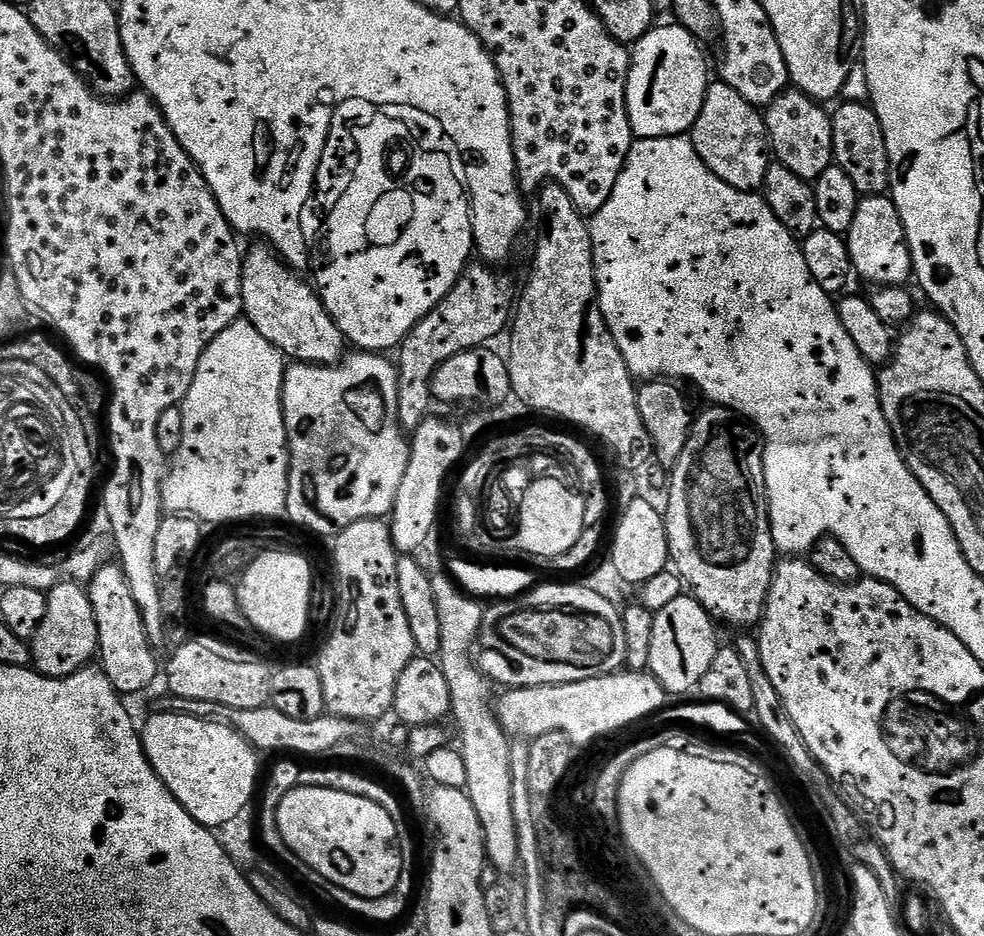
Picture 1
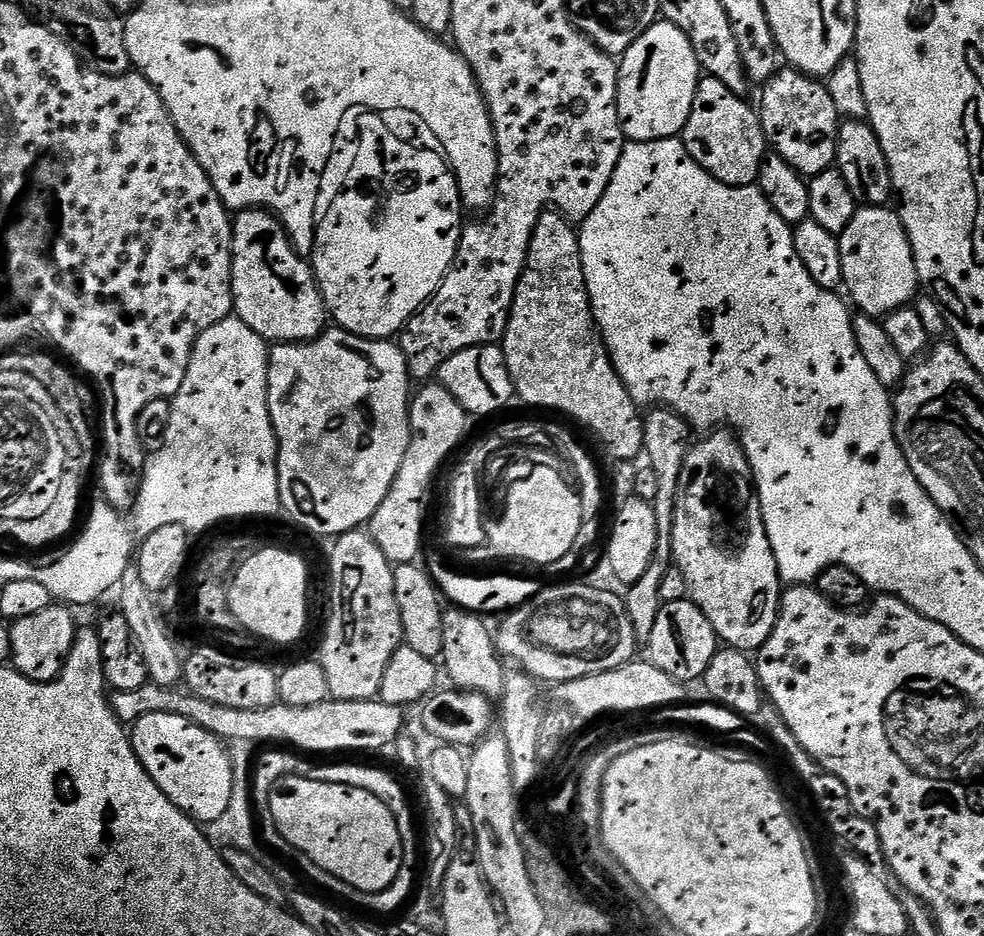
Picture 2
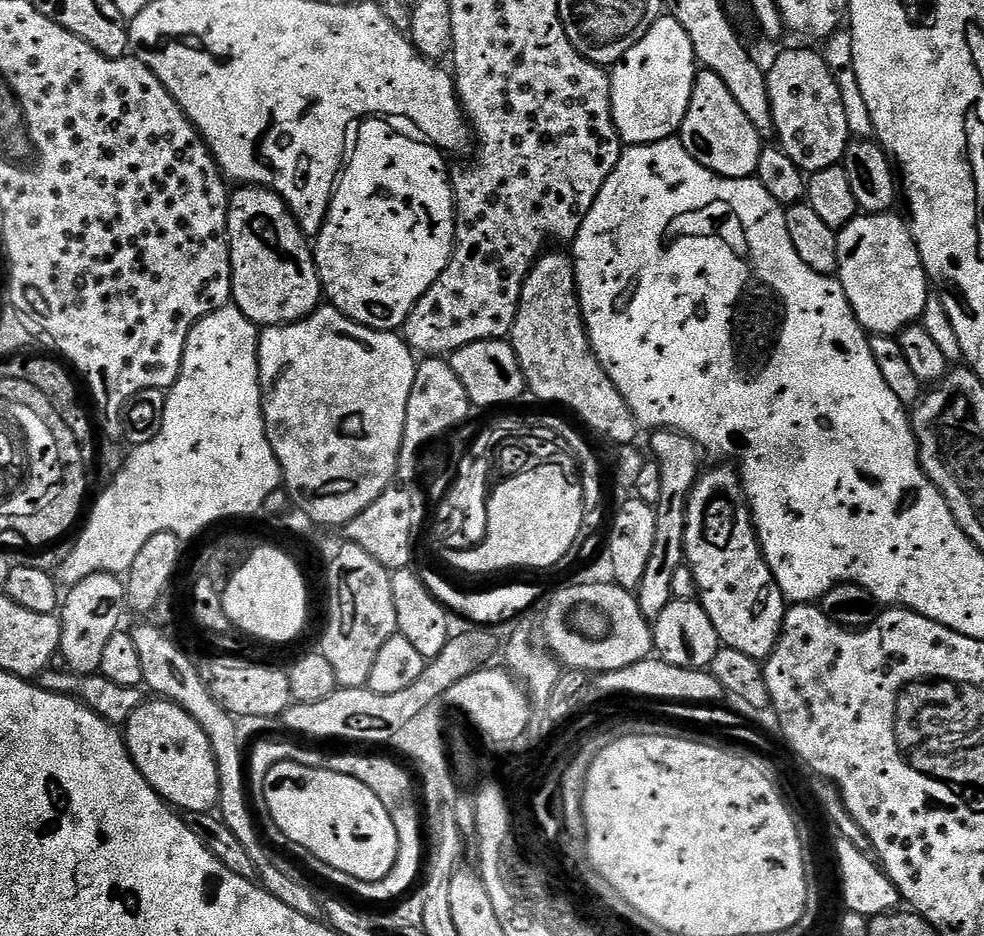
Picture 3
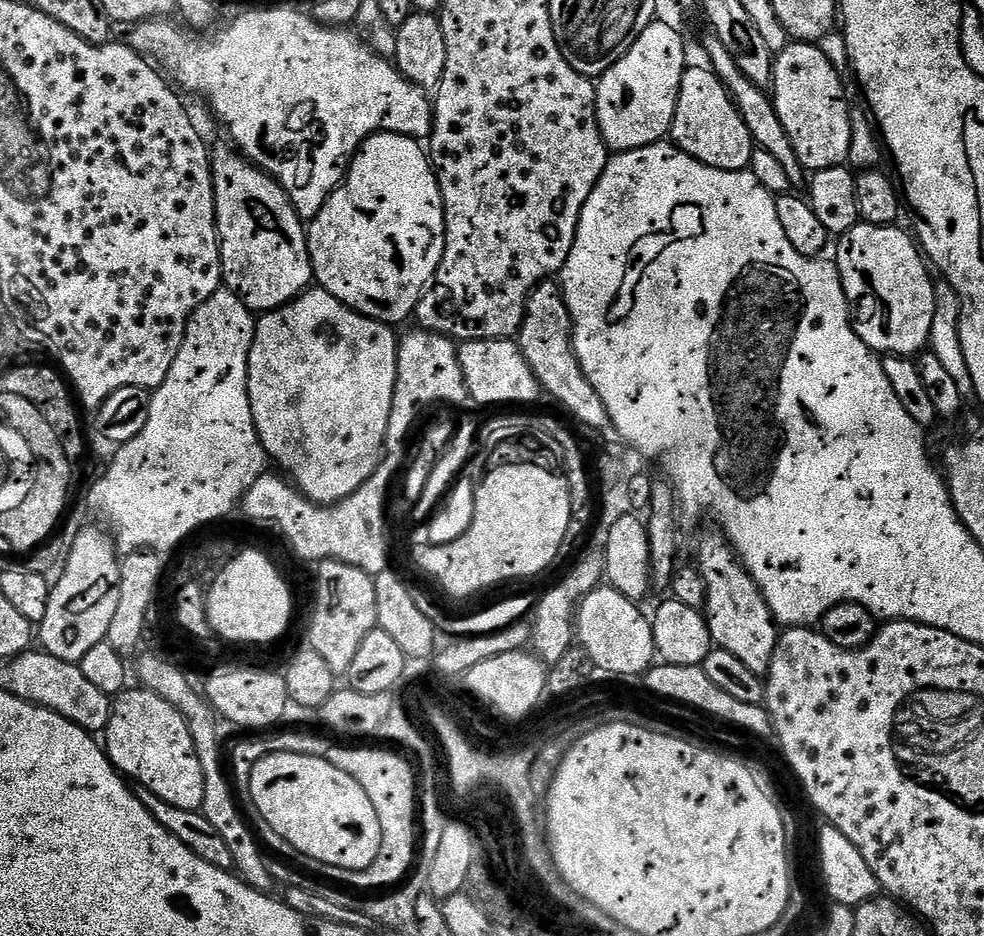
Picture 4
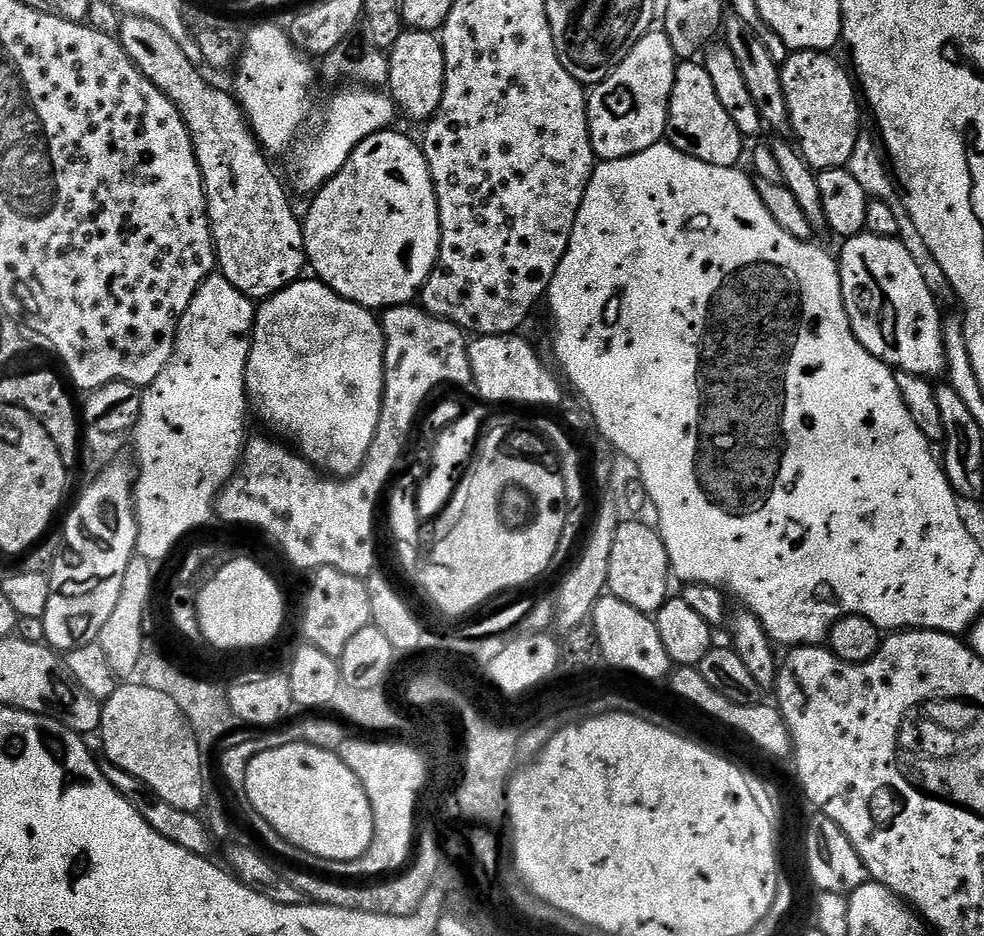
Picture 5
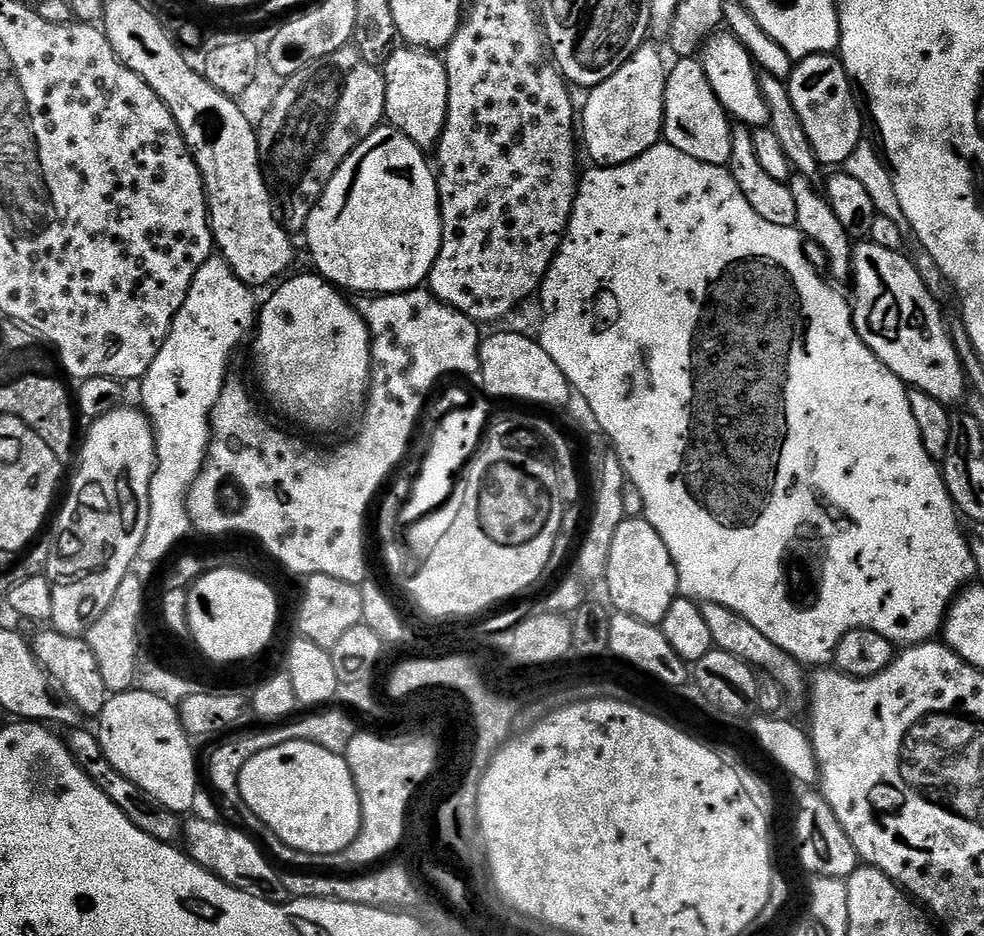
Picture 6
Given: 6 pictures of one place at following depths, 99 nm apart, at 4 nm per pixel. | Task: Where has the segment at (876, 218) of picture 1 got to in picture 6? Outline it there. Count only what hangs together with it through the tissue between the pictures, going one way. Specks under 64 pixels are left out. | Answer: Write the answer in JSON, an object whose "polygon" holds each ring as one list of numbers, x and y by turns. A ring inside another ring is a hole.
{"polygon":[[860,242,852,249,852,274,850,277,850,285,852,284,852,296,850,292,850,303,852,306,852,324,856,327,856,333,862,338,862,342,872,351,876,357,881,360,893,372,899,380,904,381,908,388,917,388,926,394,930,394,930,398,934,398,938,402,942,402,946,406,956,406,960,399,963,401,964,388,966,389,966,377,964,375,964,367,960,365,960,359,956,353,956,348,952,344,949,325,944,325,944,320,940,317,940,304,938,300,930,294,930,290,923,285,922,278,919,277,919,270,916,269,915,263,904,257,903,251,895,252,894,250,886,250,882,246,871,242]]}

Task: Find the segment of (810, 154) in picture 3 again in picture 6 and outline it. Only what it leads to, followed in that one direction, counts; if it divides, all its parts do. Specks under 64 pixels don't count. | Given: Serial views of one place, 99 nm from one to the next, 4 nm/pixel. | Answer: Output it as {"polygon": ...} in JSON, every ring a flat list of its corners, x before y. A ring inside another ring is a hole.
{"polygon":[[832,54,806,56,793,67,792,75,786,83,790,90,790,98,794,102,794,110,798,110,798,118,806,130,806,138,810,138,810,146,814,146,814,154,821,165,844,165,860,140,865,139,866,132,865,117,843,62]]}

